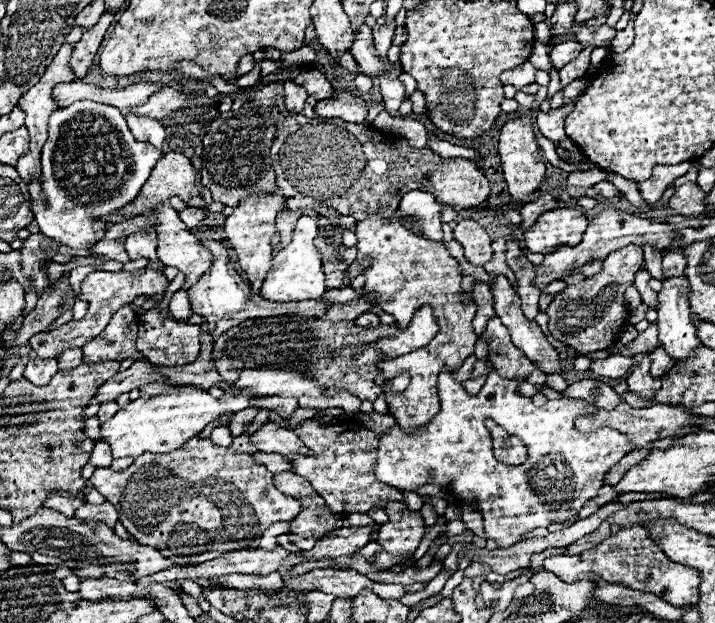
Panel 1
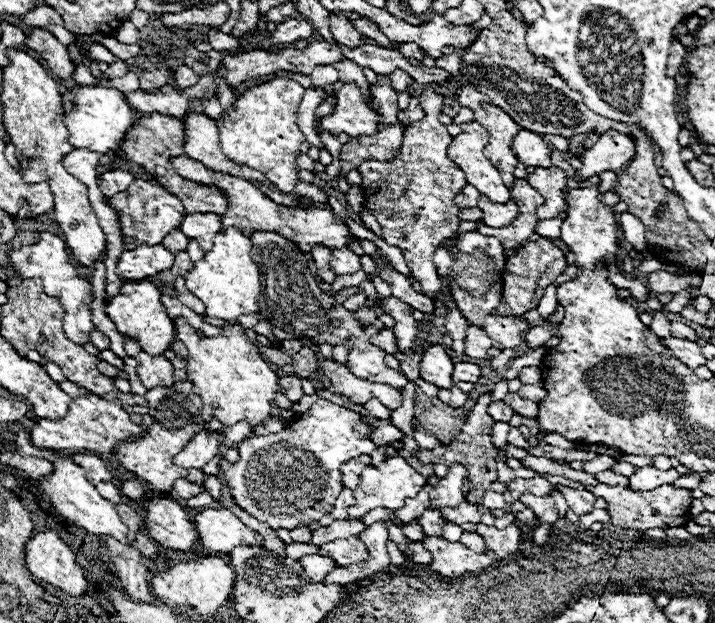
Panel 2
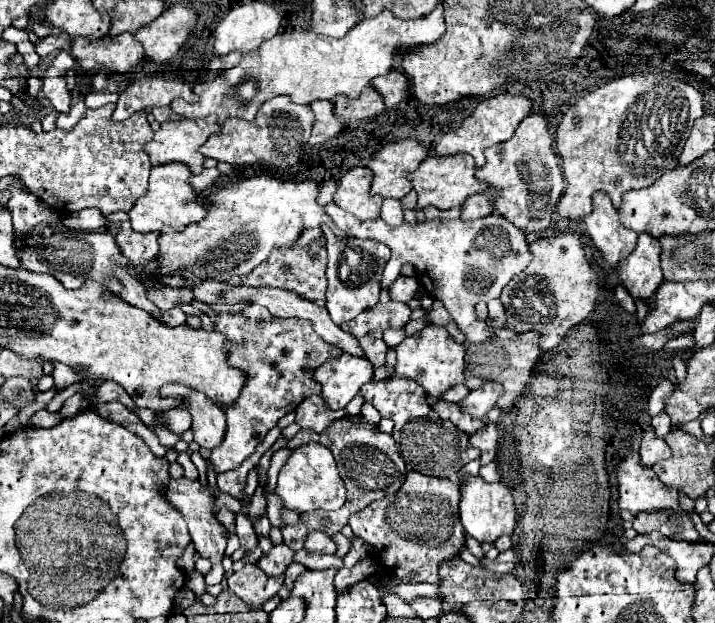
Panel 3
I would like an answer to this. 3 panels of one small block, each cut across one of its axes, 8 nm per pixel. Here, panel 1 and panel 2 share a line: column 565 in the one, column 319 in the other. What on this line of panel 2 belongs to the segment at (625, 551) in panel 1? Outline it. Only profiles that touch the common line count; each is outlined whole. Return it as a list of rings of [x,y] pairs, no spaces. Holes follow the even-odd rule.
[[[320,554],[304,556],[304,558],[300,560],[300,564],[304,566],[304,572],[308,574],[308,578],[310,578],[312,582],[322,582],[324,576],[326,576],[332,568],[336,568],[336,562],[334,562],[332,558],[320,556]]]

